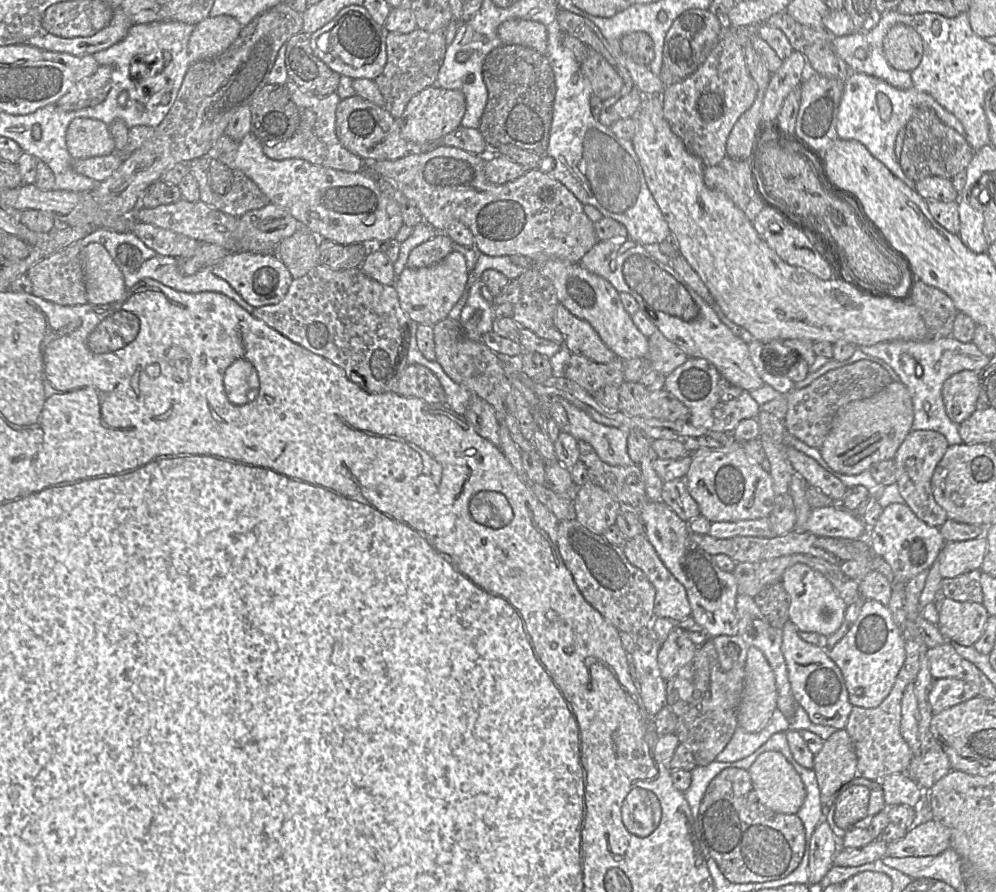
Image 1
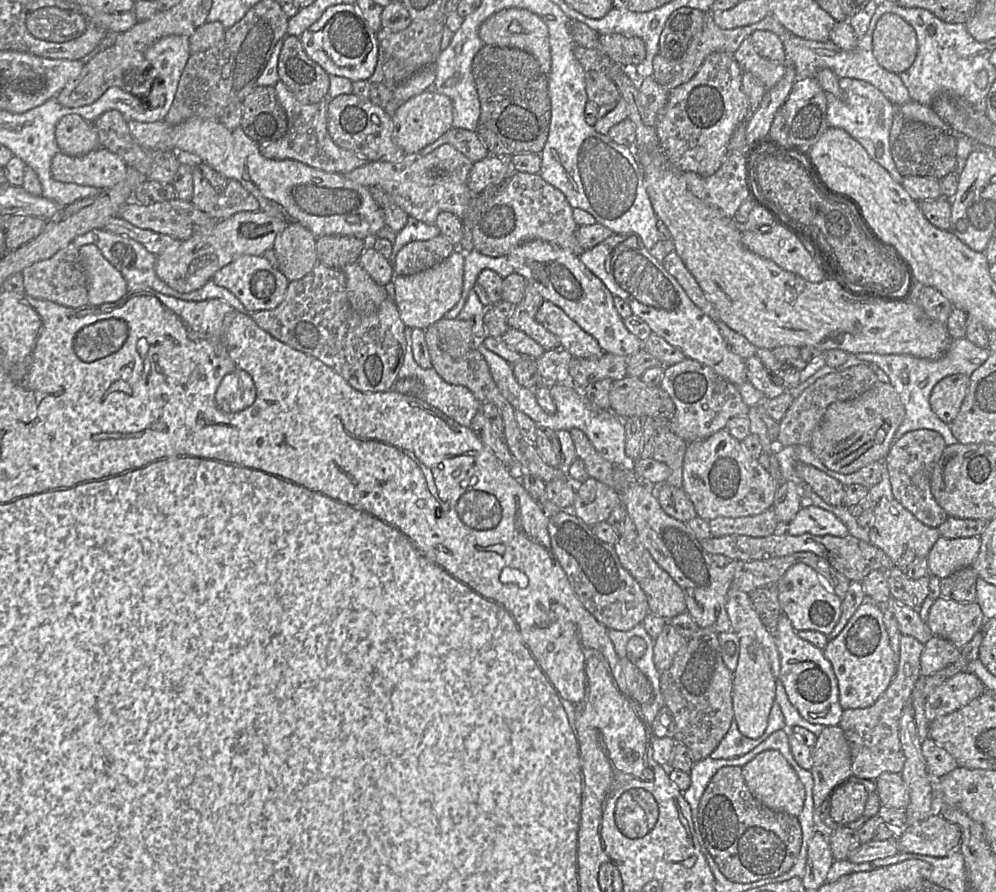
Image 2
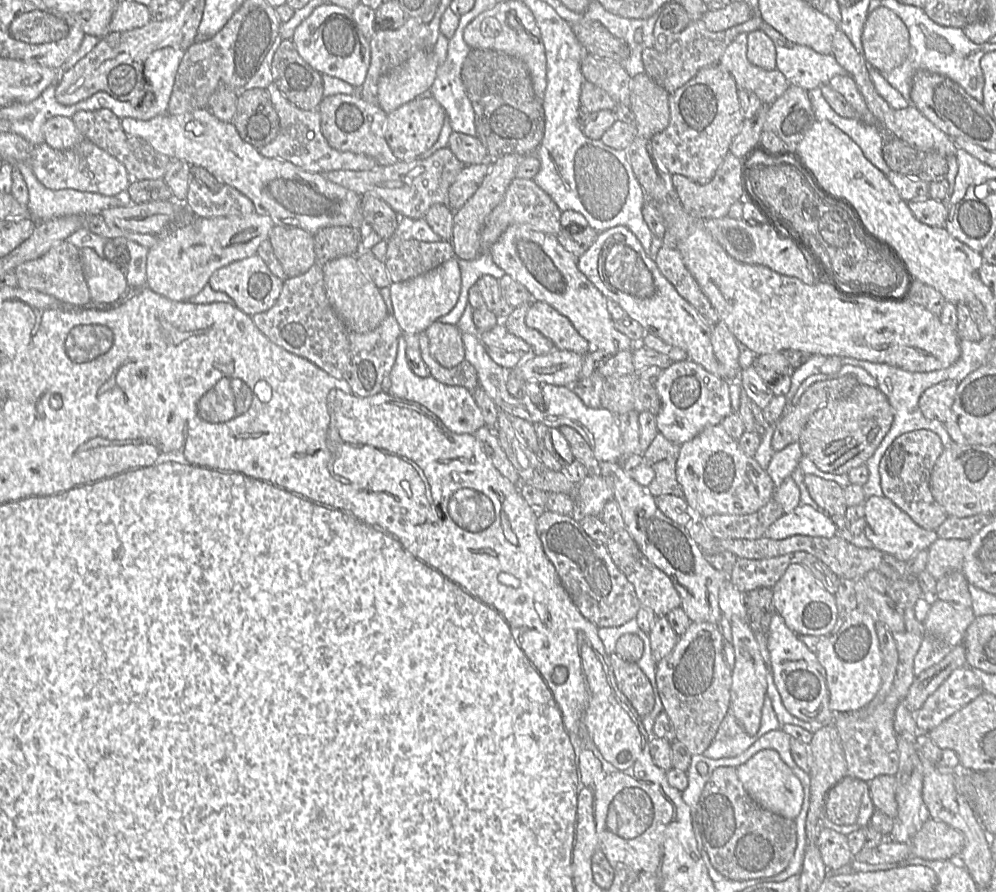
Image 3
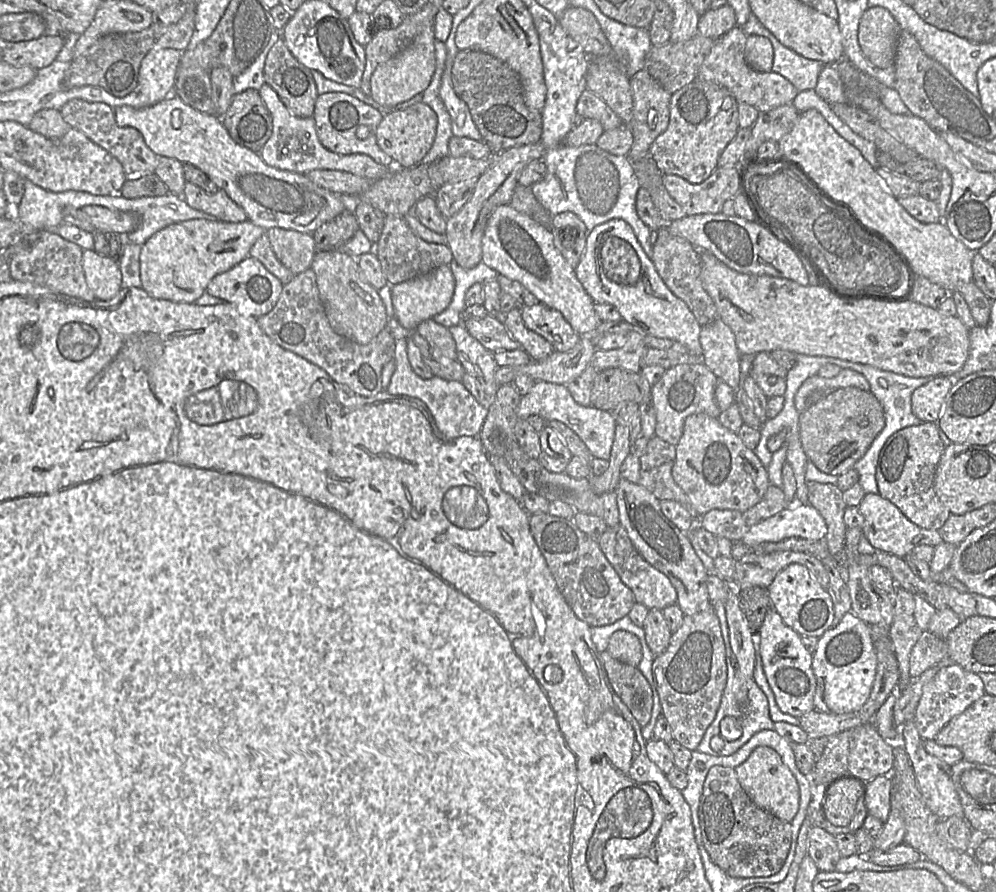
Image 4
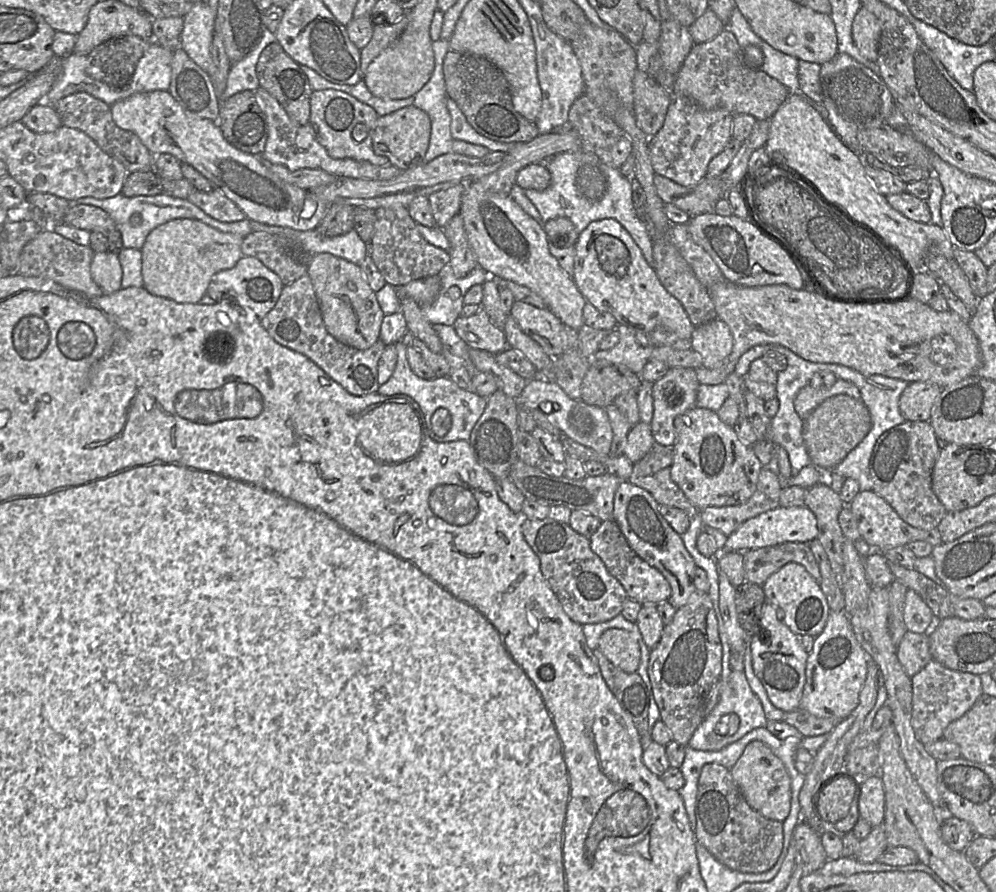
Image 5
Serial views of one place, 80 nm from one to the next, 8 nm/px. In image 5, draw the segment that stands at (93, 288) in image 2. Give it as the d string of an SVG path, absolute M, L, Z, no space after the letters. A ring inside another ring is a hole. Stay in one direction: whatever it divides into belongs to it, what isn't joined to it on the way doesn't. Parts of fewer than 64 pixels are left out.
M112 251L94 252L90 273L103 294L110 295L121 289L122 268L117 253Z

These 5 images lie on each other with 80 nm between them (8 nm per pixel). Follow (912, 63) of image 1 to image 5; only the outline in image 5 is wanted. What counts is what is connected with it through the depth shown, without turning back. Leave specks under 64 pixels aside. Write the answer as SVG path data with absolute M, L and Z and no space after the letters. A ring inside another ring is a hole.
M861 8L852 25L852 37L860 53L876 62L878 57L881 26L877 17L866 8Z

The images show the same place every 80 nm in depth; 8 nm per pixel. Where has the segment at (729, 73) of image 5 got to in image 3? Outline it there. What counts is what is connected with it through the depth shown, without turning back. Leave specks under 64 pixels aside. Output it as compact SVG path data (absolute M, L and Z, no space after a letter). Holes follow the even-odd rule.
M739 34L733 42L726 48L721 56L718 65L728 71L735 79L737 89L745 89L755 93L762 103L772 105L784 92L789 88L784 74L778 69L765 70L758 66L753 65L747 58L747 38L748 34Z

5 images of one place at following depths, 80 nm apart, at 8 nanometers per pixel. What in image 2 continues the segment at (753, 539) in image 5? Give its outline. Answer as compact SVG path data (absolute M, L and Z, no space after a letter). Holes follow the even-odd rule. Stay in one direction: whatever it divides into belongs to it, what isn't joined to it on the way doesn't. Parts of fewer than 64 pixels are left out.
M802 506L796 516L787 524L779 524L778 532L789 535L810 533L816 536L831 535L845 537L848 528L832 512L817 506Z

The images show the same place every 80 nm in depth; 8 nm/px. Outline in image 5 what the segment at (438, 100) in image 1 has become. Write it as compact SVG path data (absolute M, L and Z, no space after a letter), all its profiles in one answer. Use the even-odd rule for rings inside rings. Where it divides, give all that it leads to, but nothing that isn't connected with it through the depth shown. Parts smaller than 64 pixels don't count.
M414 105L379 116L371 129L375 154L388 158L392 166L401 171L422 163L430 141L431 120L428 114Z

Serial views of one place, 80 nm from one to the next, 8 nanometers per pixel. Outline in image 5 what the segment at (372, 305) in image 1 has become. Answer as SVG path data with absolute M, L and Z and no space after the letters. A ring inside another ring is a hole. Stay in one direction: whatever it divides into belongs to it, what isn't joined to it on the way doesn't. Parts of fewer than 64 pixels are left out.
M308 273L284 285L275 306L261 318L260 323L277 343L305 355L349 393L363 396L377 392L380 386L378 362L386 345L378 339L370 348L358 350L330 335Z

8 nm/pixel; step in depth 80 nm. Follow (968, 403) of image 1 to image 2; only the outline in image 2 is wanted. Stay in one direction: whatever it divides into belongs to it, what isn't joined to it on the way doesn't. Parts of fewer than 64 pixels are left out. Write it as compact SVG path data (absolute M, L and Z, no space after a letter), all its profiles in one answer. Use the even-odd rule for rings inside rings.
M955 374L940 380L933 388L929 403L943 422L950 424L958 415L969 388L969 376Z

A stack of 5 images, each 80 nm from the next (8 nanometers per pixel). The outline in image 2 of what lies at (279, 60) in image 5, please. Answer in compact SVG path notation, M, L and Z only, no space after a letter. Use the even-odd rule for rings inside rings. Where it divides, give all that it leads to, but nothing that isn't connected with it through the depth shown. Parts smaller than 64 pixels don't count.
M298 36L285 37L278 59L278 75L302 104L328 99L330 75L307 55Z

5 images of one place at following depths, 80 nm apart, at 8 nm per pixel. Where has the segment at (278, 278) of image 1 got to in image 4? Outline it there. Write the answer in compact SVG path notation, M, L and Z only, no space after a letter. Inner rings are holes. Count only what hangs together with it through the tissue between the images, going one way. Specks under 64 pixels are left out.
M248 256L230 270L213 277L206 291L213 297L233 304L242 314L259 318L274 308L283 286L280 280L271 274L260 261Z

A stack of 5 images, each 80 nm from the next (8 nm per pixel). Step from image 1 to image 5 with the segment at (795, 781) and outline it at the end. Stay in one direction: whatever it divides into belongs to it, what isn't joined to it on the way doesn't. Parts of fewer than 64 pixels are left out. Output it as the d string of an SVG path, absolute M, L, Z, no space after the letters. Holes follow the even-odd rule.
M760 741L750 742L730 772L748 805L764 817L783 822L791 809L791 778L783 762Z

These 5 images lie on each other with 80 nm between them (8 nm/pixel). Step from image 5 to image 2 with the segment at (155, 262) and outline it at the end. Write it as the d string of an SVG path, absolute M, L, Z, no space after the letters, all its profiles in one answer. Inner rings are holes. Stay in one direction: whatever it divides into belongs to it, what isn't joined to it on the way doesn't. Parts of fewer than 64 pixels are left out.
M262 211L239 212L229 218L219 220L208 232L192 235L176 242L157 256L155 272L170 288L180 293L190 293L200 289L214 274L241 256L261 256L273 248L276 236L289 223Z

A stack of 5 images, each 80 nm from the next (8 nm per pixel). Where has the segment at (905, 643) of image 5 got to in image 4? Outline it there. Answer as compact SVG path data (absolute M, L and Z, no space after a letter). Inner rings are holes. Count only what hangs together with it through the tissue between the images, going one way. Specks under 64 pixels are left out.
M928 630L923 631L914 645L909 659L910 676L919 677L925 670L946 661L948 655L947 644Z

